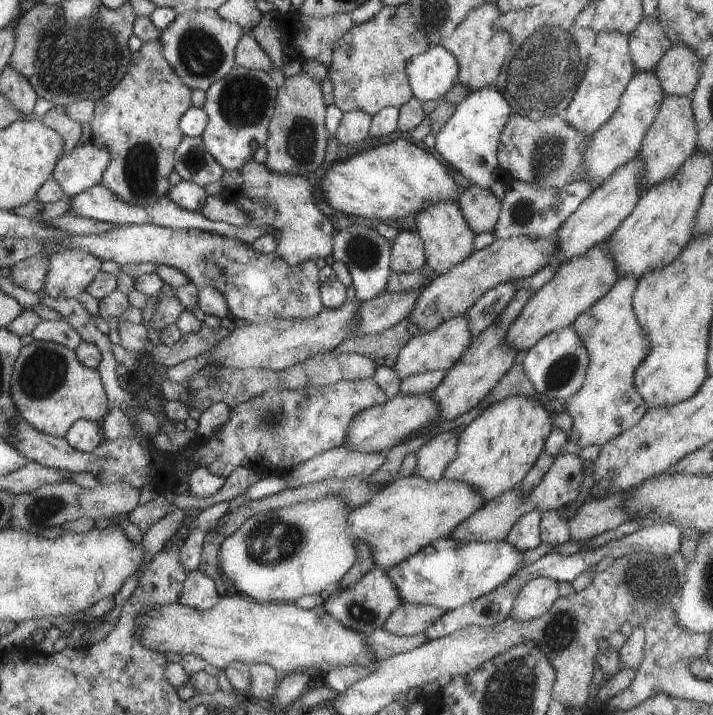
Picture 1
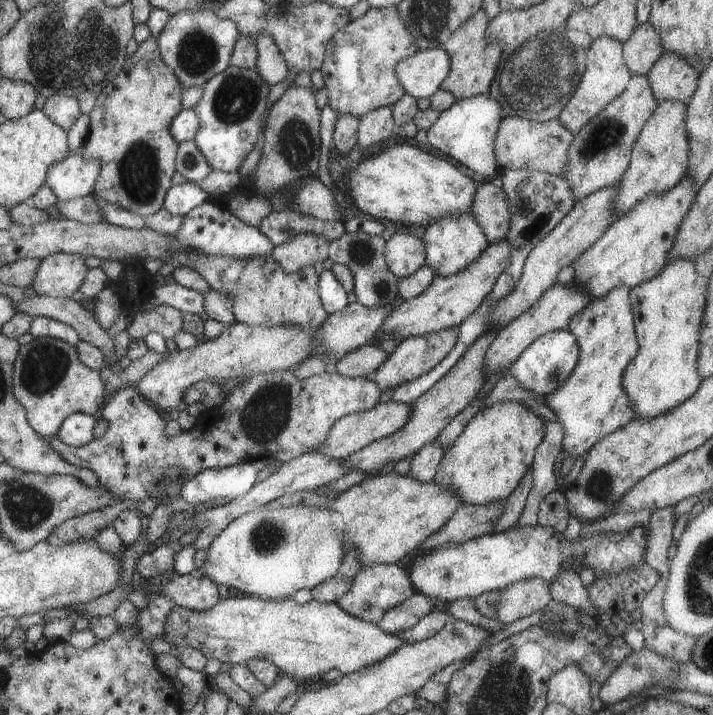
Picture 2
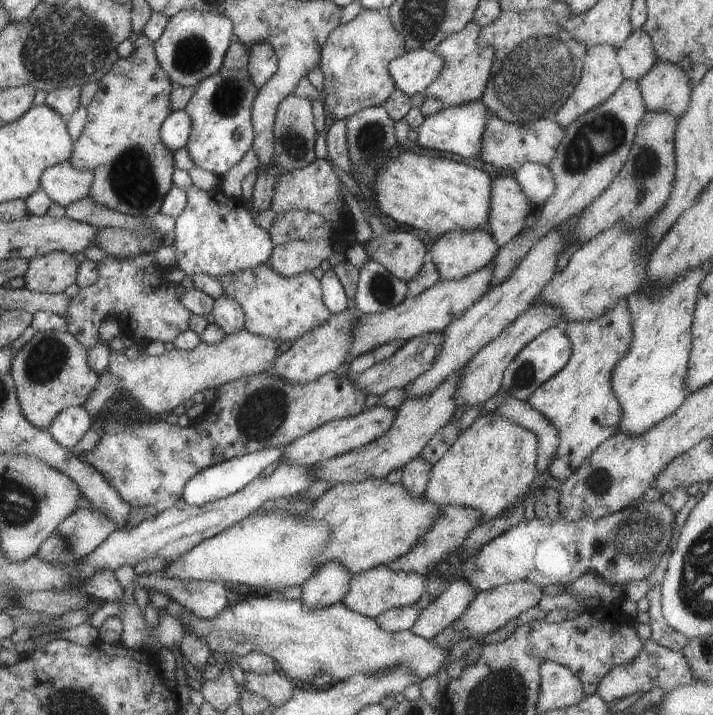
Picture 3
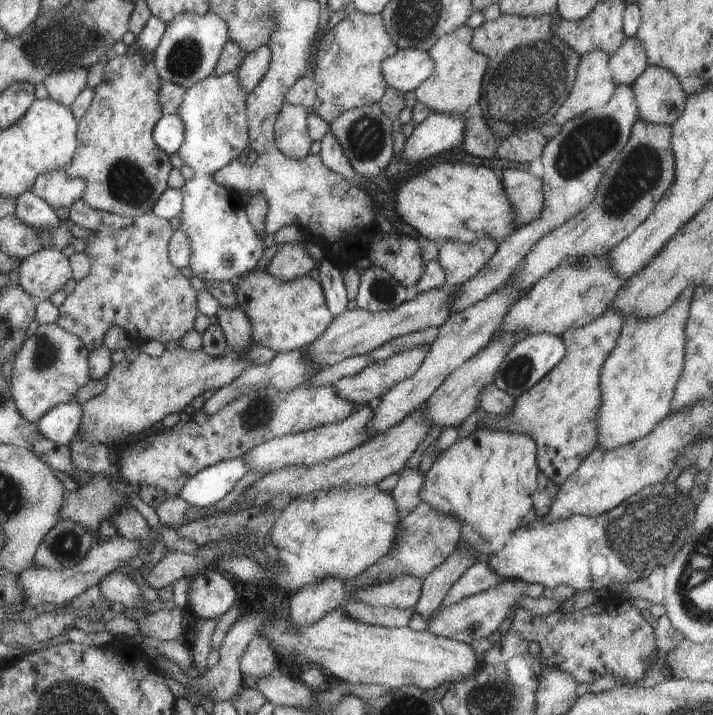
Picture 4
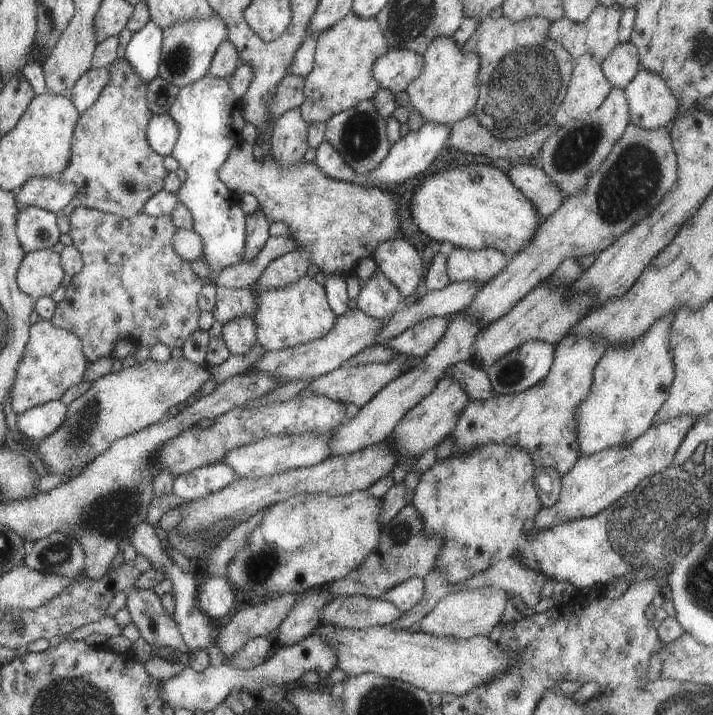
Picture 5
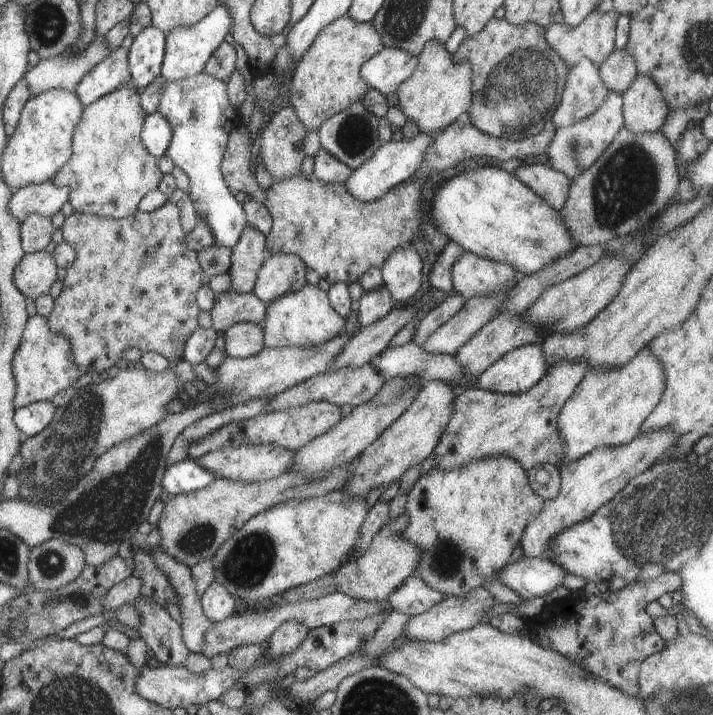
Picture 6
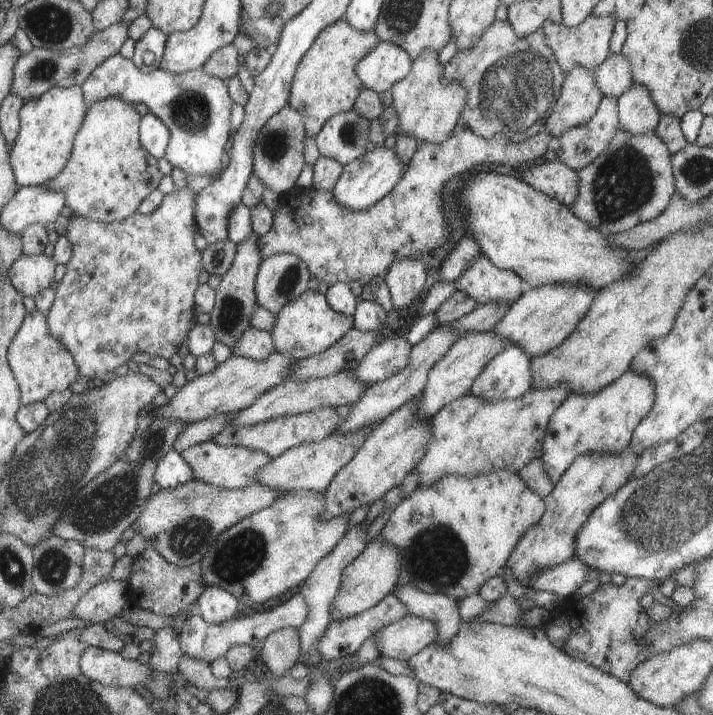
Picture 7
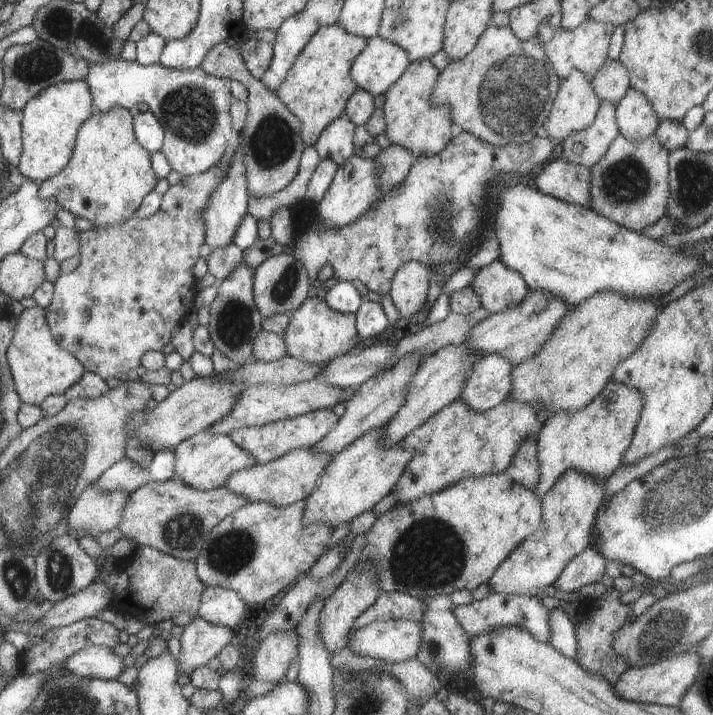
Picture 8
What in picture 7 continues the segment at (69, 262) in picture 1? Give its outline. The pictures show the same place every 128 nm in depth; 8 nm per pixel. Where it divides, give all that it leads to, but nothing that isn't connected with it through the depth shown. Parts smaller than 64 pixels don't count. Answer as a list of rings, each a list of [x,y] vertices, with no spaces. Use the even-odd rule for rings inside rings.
[[[19,254],[18,259],[7,268],[7,276],[15,292],[21,292],[23,297],[38,295],[51,284],[53,280],[53,260],[37,255]]]

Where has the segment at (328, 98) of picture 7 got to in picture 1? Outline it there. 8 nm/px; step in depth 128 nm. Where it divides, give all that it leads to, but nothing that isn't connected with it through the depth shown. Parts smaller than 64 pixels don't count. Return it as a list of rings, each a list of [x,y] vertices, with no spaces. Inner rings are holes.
[[[409,3],[385,5],[369,21],[355,23],[334,44],[333,58],[327,68],[327,76],[332,82],[332,103],[342,113],[362,110],[370,115],[381,108],[401,107],[413,96],[405,71],[406,64],[429,46],[426,36],[415,24]]]

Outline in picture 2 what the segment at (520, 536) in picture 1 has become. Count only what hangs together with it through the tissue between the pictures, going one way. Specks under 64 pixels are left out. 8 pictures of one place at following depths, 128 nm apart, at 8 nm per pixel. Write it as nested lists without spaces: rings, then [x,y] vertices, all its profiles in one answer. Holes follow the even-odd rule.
[[[543,420],[543,422],[546,432],[535,452],[533,466],[529,468],[532,487],[515,526],[535,527],[538,524],[537,512],[542,500],[557,486],[557,468],[562,452],[564,428],[557,421]]]

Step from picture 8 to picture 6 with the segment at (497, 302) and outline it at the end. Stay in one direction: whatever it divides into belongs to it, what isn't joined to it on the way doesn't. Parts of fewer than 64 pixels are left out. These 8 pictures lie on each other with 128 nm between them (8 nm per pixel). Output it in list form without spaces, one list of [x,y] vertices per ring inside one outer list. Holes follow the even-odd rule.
[[[465,251],[452,262],[450,273],[454,292],[464,299],[513,288],[520,277],[517,270],[504,261],[491,261]]]

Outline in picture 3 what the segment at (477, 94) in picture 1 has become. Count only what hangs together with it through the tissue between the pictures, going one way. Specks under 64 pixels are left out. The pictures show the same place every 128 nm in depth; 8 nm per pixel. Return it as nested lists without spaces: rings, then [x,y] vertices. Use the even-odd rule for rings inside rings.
[[[482,99],[472,100],[470,103],[445,107],[435,114],[425,117],[421,127],[417,129],[417,144],[427,150],[437,152],[451,152],[463,158],[478,158],[482,147],[482,135],[486,126],[486,118],[490,115]]]

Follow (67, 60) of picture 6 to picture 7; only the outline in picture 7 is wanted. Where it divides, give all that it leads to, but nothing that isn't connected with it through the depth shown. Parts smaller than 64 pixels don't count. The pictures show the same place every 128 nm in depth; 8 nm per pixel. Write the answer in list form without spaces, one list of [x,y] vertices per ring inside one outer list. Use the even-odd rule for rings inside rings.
[[[131,22],[113,24],[103,31],[95,31],[95,34],[87,40],[85,46],[72,47],[64,51],[51,51],[50,49],[32,47],[26,54],[21,54],[15,65],[11,76],[10,94],[19,96],[25,103],[29,100],[39,98],[49,88],[60,87],[70,88],[71,86],[83,85],[87,76],[93,68],[97,68],[103,60],[118,53],[121,45],[127,38],[127,30]]]

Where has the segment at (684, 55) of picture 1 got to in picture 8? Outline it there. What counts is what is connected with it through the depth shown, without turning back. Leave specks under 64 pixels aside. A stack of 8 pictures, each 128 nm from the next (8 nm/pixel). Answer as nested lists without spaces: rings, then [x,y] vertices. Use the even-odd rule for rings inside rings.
[[[629,88],[616,104],[619,132],[627,139],[638,141],[657,128],[659,118],[642,92]]]

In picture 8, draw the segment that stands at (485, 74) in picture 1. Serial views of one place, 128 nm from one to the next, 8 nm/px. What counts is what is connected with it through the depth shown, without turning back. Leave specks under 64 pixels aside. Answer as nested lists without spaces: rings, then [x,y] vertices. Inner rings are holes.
[[[429,59],[410,61],[410,66],[384,92],[382,111],[385,130],[383,134],[393,145],[409,149],[416,156],[431,155],[441,151],[450,142],[456,131],[450,116],[450,106],[431,104],[434,84],[438,76],[439,71],[429,63]]]

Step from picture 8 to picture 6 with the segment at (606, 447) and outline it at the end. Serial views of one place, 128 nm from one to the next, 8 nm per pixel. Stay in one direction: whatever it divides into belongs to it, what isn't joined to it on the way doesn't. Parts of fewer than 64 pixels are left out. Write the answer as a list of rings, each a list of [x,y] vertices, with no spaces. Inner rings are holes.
[[[645,343],[628,363],[620,367],[591,367],[564,404],[558,420],[564,442],[563,464],[581,459],[597,447],[616,447],[634,439],[647,415],[659,404],[666,374]]]

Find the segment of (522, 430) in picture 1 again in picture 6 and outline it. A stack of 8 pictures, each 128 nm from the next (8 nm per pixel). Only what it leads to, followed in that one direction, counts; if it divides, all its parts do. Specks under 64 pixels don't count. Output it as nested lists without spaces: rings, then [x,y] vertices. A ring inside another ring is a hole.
[[[507,455],[486,456],[452,469],[431,469],[419,475],[407,493],[403,513],[408,516],[408,526],[404,537],[422,548],[415,574],[443,596],[462,595],[502,570],[525,530],[525,522],[533,519],[545,504],[531,488],[523,466]]]

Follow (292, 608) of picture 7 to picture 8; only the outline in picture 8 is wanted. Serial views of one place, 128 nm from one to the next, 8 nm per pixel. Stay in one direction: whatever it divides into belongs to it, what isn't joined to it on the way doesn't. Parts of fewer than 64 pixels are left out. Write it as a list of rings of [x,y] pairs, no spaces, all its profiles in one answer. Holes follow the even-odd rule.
[[[195,616],[182,628],[178,639],[181,648],[176,661],[178,671],[186,672],[189,676],[194,668],[205,665],[223,646],[229,644],[235,631],[234,628],[209,624]]]

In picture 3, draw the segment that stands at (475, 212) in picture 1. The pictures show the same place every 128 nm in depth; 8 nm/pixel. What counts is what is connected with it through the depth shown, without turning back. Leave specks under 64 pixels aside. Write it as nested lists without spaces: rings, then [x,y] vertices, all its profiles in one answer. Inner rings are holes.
[[[513,176],[491,180],[490,215],[486,229],[499,247],[523,230],[529,211],[526,195]]]

